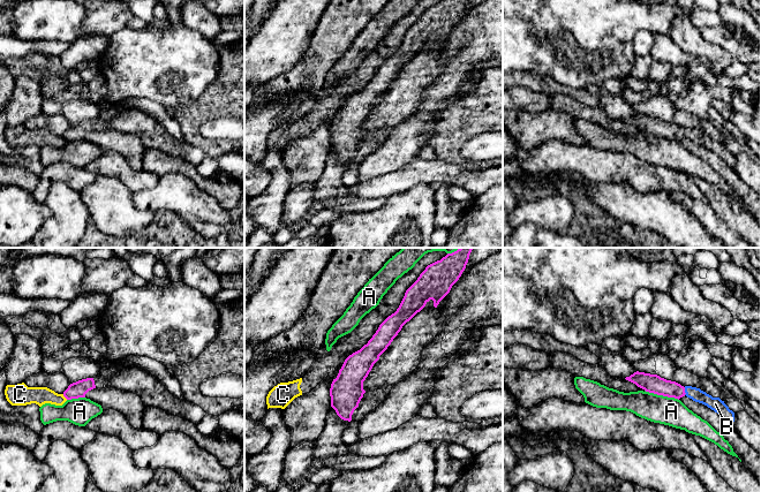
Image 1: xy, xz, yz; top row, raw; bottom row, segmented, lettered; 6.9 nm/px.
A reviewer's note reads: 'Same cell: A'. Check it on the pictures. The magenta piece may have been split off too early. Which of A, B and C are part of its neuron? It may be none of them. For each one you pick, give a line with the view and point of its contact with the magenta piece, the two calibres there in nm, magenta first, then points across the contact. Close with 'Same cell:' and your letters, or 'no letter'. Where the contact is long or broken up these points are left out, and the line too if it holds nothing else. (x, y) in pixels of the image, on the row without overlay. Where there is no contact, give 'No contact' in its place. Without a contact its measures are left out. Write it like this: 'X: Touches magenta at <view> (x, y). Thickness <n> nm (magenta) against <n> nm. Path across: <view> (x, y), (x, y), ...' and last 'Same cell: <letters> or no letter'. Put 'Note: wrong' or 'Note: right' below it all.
B: Touches magenta at yz (684, 133). Thickness 130 nm (magenta) against 100 nm. Path across: yz (654, 126), (684, 133), (692, 134), (715, 145)
Same cell: B
Note: wrong

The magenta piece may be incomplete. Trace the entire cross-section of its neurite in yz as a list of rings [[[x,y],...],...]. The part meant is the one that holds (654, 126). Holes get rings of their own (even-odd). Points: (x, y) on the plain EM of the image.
[[[634,114],[626,122],[635,126],[638,129],[646,134],[663,137],[668,139],[680,141],[687,138],[695,144],[702,145],[717,154],[723,161],[730,166],[734,164],[734,154],[719,139],[713,139],[700,130],[692,128],[681,128],[680,126],[661,120],[657,116],[650,116],[645,114]]]

